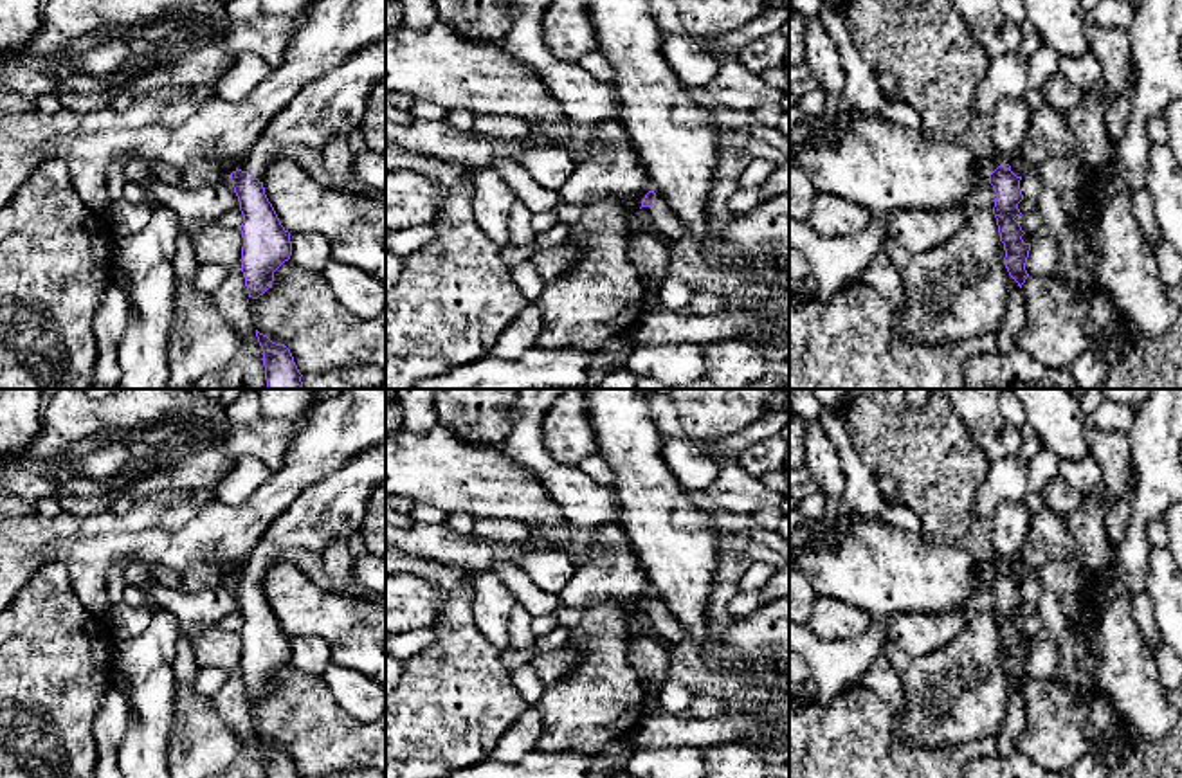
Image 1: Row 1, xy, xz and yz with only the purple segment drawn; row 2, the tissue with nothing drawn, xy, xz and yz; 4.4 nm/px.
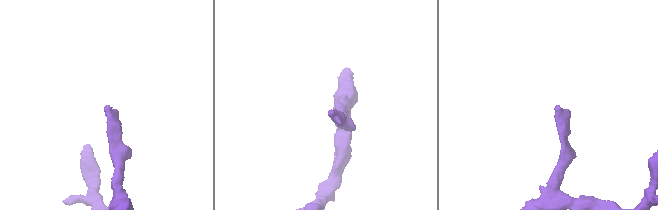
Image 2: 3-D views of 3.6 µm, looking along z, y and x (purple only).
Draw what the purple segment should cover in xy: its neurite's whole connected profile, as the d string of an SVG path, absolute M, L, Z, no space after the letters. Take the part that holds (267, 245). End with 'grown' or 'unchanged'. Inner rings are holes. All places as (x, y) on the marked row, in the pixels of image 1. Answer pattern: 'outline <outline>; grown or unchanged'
outline M238 167L231 180L243 214L241 272L249 297L258 299L270 288L274 272L292 256L290 232L268 202L263 182Z; unchanged

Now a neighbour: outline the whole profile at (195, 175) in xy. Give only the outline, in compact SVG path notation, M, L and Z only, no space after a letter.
M195 162L180 169L180 187L195 191L198 187L214 184L222 178L229 178L229 171L216 162Z

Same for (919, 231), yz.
M897 209L890 213L886 234L912 254L923 254L951 240L966 222L968 209Z

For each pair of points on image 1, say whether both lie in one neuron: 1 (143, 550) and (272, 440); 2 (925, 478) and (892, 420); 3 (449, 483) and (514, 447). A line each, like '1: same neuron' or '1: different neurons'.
1: different neurons
2: same neuron
3: different neurons

